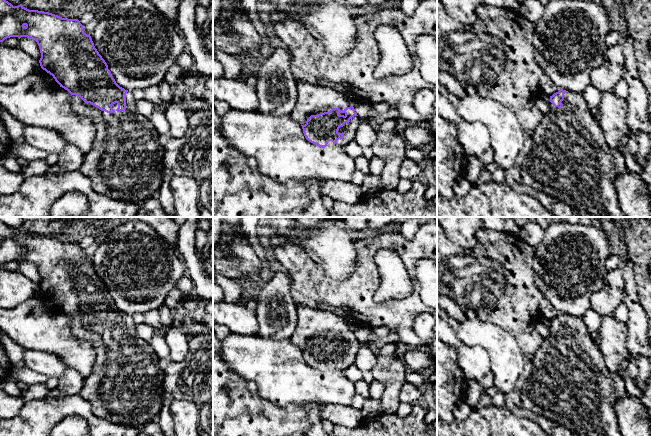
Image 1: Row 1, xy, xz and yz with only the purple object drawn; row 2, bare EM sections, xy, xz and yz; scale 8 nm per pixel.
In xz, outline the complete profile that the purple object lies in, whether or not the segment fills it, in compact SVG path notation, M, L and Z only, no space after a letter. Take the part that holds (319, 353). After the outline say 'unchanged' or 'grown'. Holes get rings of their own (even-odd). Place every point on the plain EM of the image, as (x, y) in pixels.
M297 305L297 325L291 341L302 350L305 362L319 371L346 370L354 364L360 348L343 318L306 305Z; grown

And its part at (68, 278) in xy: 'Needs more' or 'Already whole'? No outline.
Needs more

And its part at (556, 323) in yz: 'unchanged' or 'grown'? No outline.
grown

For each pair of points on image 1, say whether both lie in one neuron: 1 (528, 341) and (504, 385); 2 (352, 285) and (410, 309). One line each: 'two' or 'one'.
1: two
2: one

